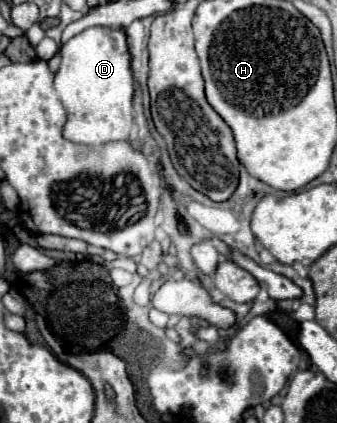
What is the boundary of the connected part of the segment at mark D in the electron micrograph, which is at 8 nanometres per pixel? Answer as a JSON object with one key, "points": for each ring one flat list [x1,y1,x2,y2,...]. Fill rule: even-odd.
{"points":[[91,27,83,33,71,37,61,47,61,67,55,73,55,89,59,99,67,109,67,123,63,129,65,139,83,145,101,145,107,141,127,141,131,127,133,127,133,69,131,69,131,53,127,45,127,35,123,29,109,29,109,27]]}

